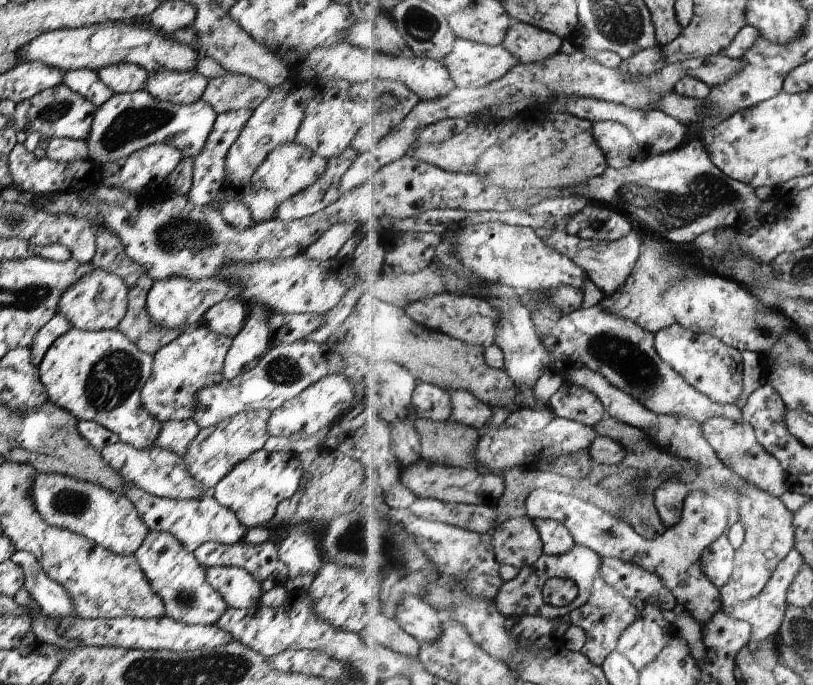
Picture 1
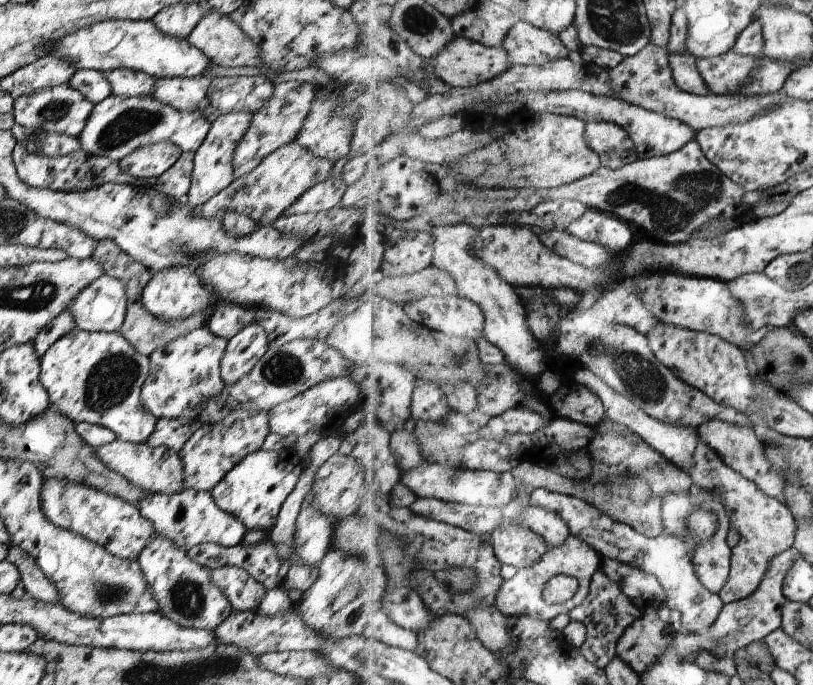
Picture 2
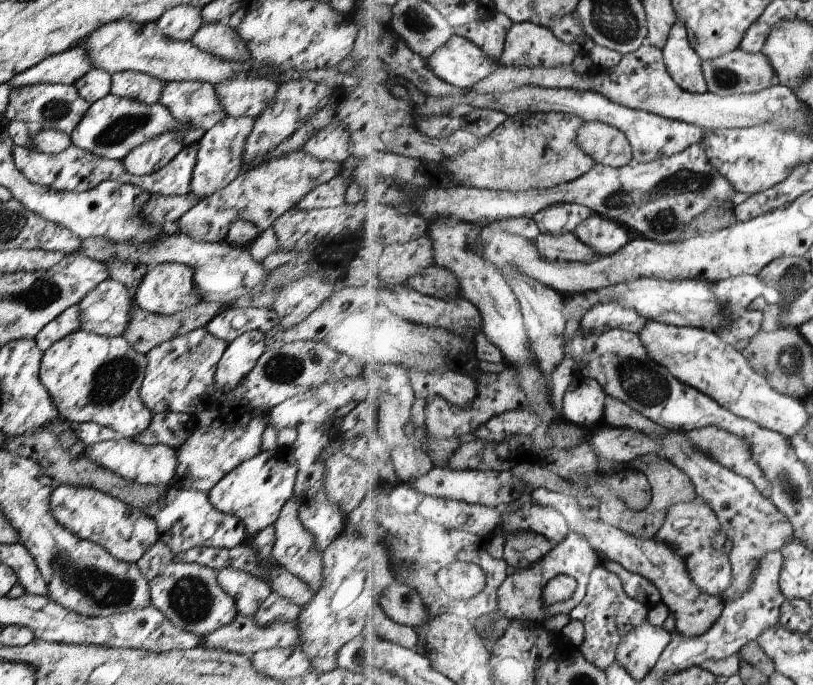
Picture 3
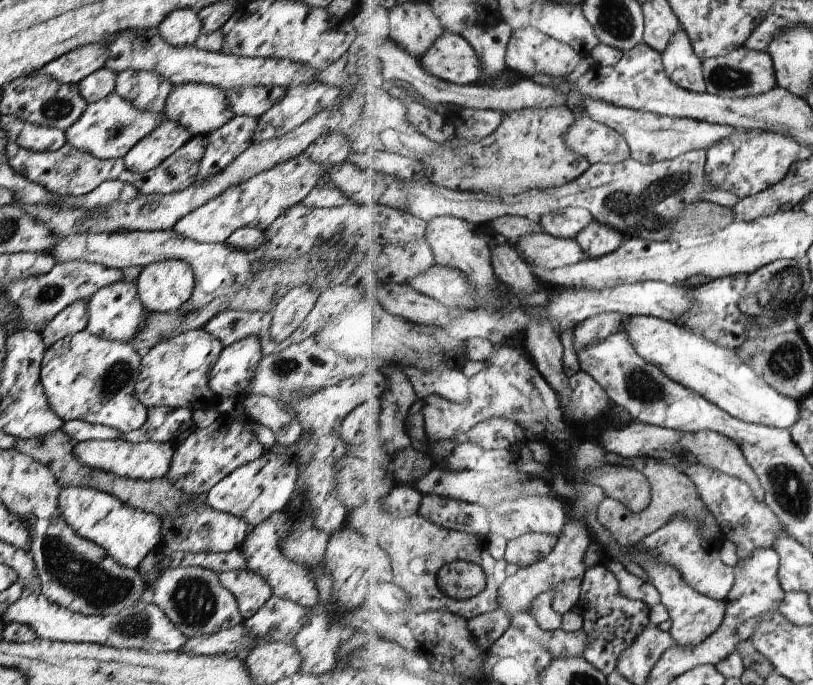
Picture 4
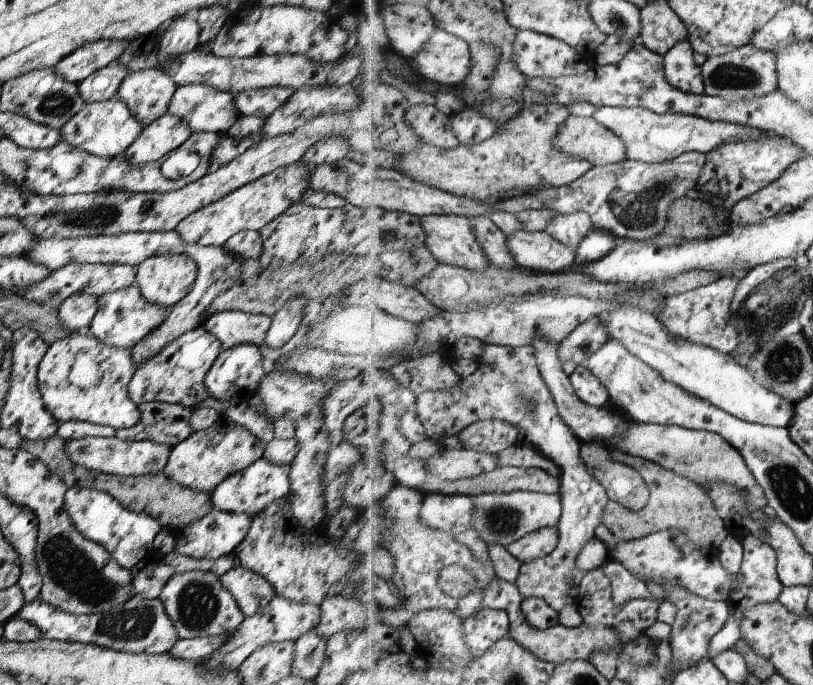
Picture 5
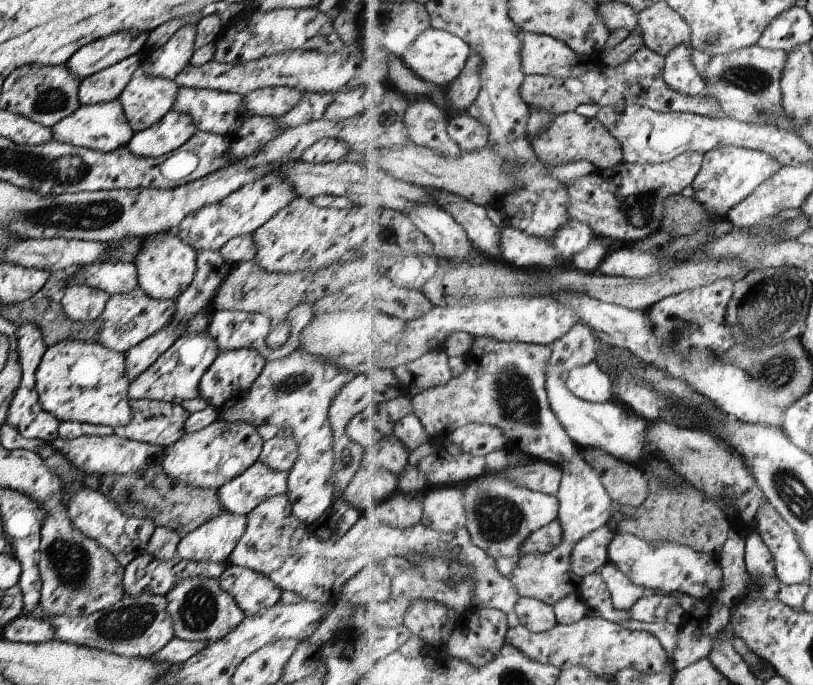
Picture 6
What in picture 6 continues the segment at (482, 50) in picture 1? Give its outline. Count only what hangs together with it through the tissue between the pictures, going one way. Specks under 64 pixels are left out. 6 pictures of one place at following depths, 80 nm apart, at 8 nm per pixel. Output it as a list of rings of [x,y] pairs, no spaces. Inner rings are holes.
[[[430,28],[421,34],[415,46],[411,46],[400,60],[400,64],[409,68],[418,80],[426,80],[437,86],[443,86],[443,89],[449,88],[461,74],[465,66],[467,66],[471,52],[471,48],[465,40],[459,38],[447,30],[435,30]]]

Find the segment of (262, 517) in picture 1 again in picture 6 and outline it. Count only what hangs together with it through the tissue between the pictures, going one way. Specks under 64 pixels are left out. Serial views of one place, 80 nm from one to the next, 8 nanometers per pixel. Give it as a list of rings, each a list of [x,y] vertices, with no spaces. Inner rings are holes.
[[[256,461],[239,476],[217,488],[217,500],[227,513],[240,516],[253,511],[267,498],[286,494],[287,472],[272,470]]]

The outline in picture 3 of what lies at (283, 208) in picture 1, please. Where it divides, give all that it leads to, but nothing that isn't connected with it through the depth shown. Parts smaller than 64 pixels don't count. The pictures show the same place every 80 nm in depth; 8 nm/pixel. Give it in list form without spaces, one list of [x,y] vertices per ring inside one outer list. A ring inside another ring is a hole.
[[[341,174],[331,177],[326,183],[315,185],[296,204],[299,210],[324,209],[336,207],[345,202],[344,194],[349,189],[350,183]]]

